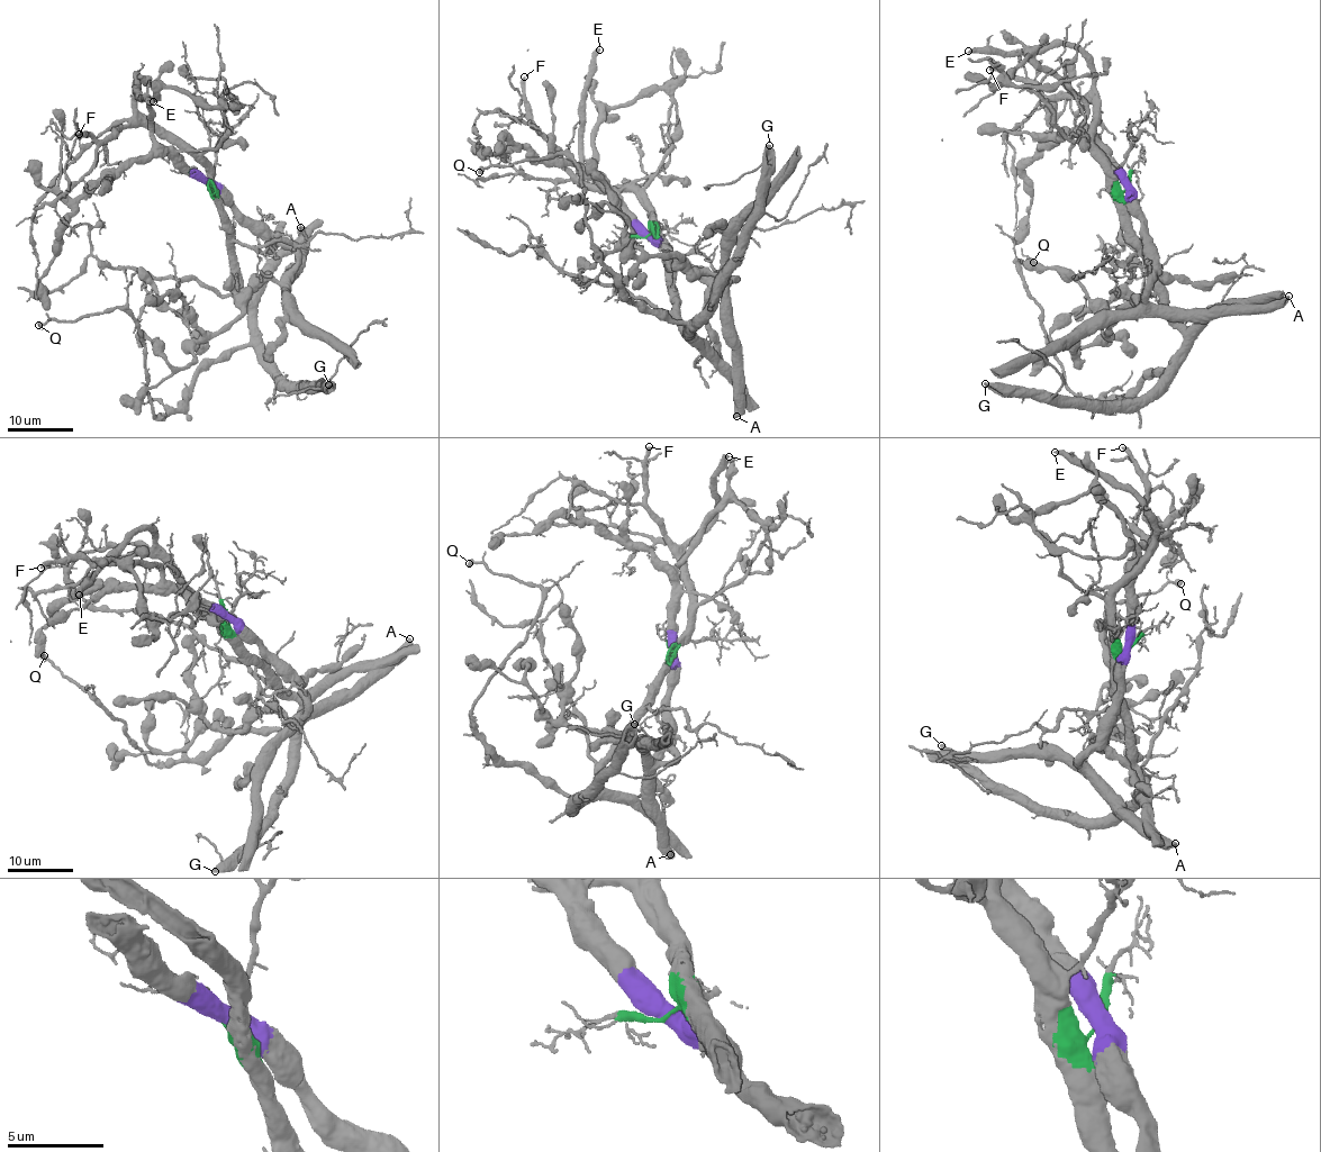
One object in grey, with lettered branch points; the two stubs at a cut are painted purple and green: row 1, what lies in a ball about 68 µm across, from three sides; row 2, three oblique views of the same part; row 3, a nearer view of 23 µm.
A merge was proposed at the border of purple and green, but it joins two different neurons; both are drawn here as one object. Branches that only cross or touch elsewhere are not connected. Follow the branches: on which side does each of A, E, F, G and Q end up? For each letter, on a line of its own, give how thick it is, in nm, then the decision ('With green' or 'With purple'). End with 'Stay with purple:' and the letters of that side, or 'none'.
A: Thickness 480 nm. With purple
E: Thickness 380 nm. With green
F: Thickness 380 nm. With green
G: Thickness 480 nm. With green
Q: Thickness 500 nm. With green
Stay with purple: A

